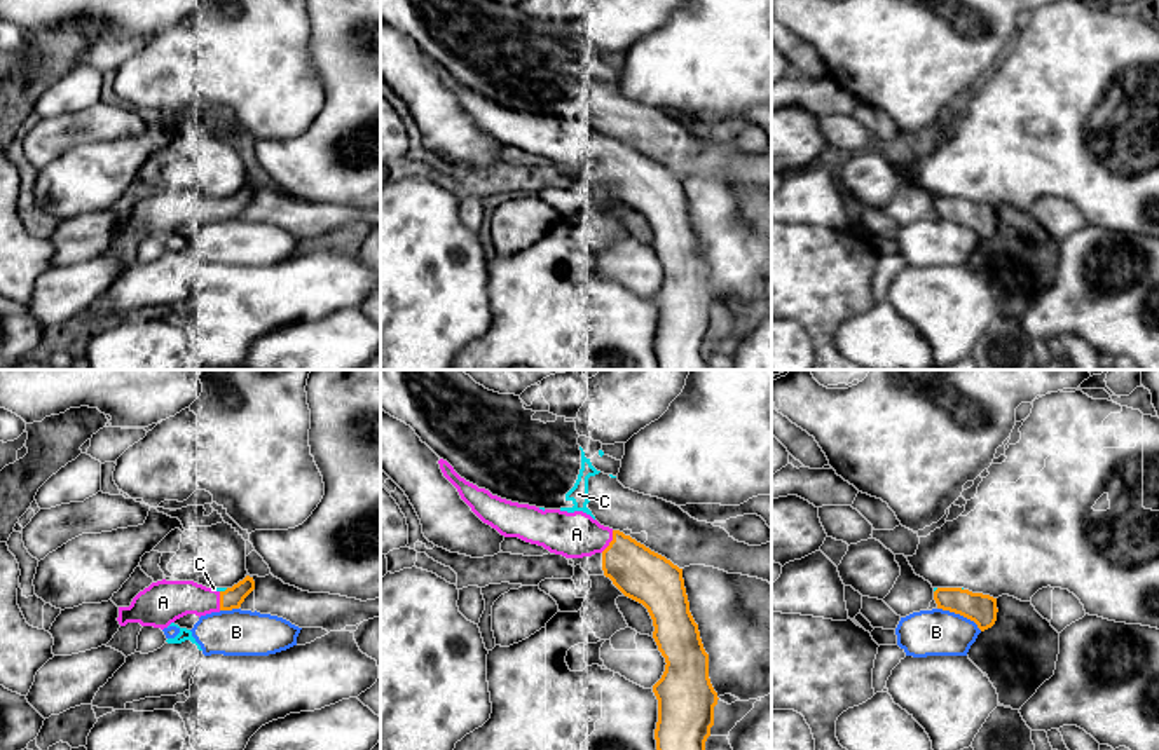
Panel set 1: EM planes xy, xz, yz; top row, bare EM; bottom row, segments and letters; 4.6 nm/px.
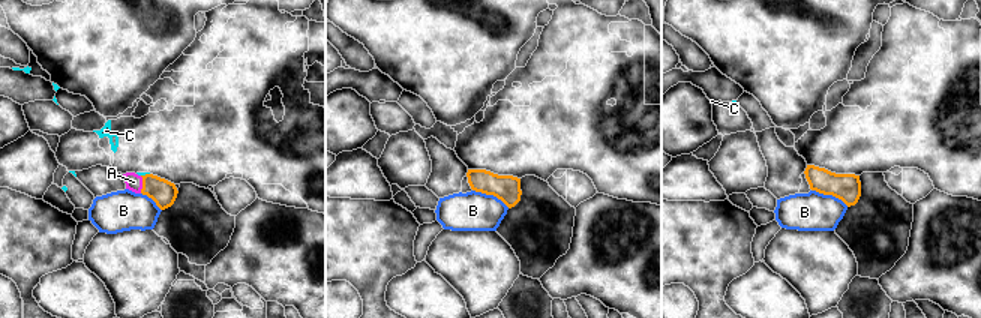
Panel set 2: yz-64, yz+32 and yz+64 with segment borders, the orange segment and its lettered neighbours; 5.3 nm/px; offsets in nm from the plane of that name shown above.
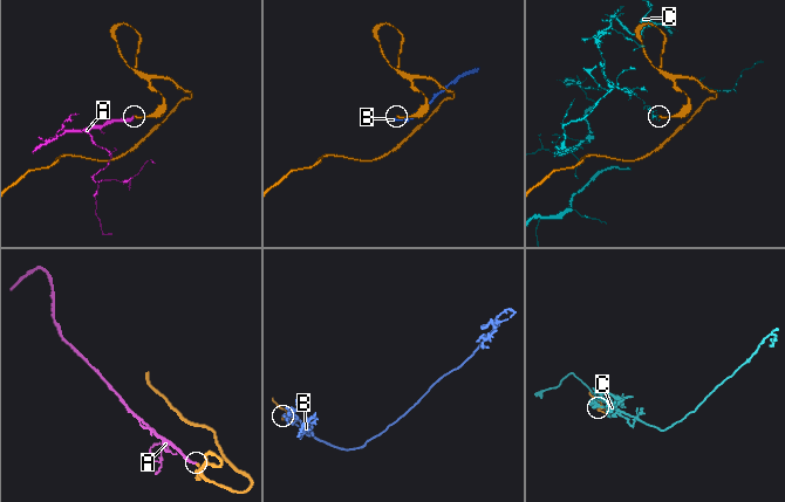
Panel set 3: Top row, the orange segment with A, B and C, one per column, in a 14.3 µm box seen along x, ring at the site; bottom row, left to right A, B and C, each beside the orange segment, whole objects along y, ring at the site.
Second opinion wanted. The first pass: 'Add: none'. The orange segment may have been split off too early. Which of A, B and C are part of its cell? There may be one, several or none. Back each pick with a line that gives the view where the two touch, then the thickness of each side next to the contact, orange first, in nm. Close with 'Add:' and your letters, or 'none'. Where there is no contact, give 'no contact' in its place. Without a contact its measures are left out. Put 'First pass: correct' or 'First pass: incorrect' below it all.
Add: none
First pass: correct

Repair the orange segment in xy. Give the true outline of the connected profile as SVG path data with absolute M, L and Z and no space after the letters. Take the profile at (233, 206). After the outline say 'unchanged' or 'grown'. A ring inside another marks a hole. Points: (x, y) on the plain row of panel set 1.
M246 185L243 190L220 201L220 220L239 218L244 208L255 199L253 187Z; unchanged

